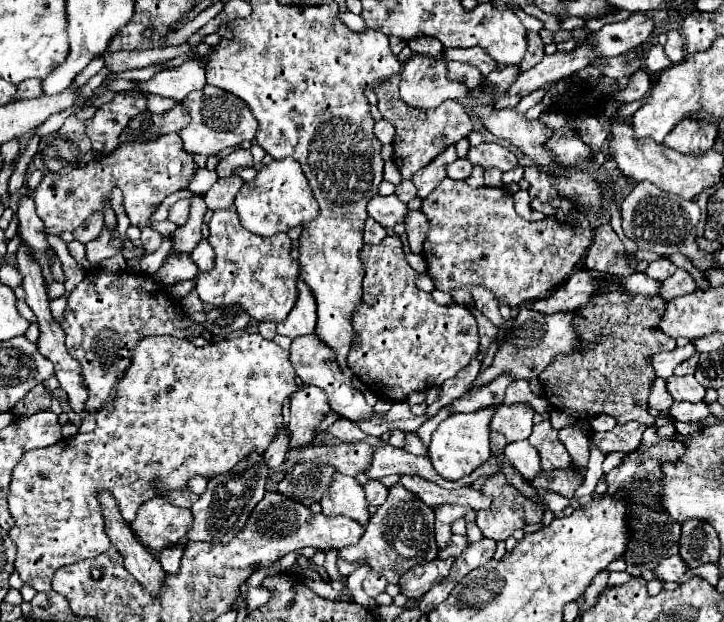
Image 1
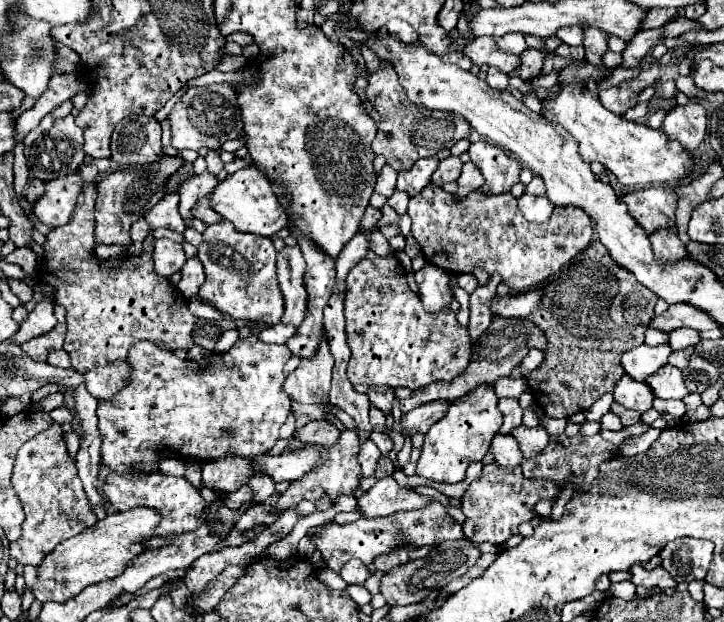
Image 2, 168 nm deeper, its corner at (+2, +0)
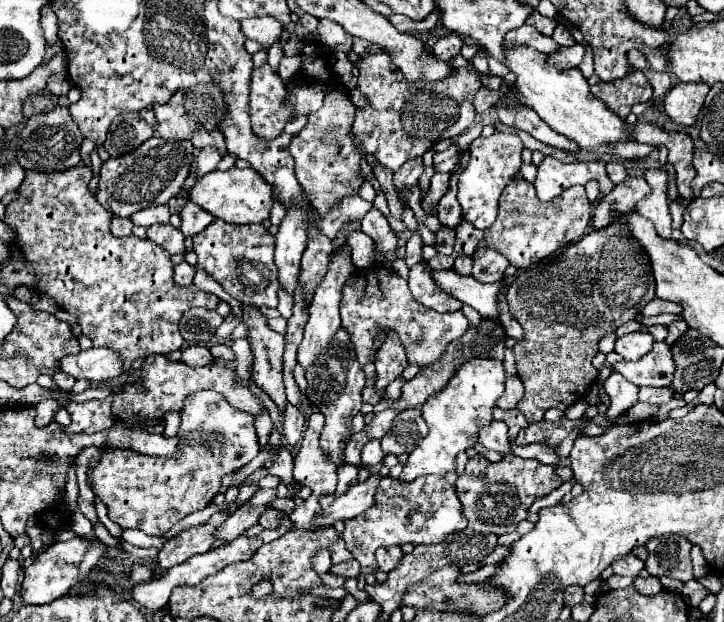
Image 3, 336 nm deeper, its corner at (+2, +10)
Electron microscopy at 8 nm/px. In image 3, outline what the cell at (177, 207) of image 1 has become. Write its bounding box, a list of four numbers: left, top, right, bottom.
[131,204,171,228]

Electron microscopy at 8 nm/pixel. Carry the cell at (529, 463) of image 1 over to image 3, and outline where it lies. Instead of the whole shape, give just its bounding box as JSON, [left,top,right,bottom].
[479,420,511,456]

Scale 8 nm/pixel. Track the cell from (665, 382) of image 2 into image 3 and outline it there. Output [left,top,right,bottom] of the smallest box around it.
[613,342,675,386]

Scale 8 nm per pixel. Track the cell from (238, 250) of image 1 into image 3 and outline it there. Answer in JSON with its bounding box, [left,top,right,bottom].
[193,218,279,308]

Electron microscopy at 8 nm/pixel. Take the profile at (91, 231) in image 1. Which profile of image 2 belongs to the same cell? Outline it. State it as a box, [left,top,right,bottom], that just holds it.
[37,184,197,401]

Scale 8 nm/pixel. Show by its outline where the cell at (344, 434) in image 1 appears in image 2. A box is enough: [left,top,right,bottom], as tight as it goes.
[295,420,339,446]

